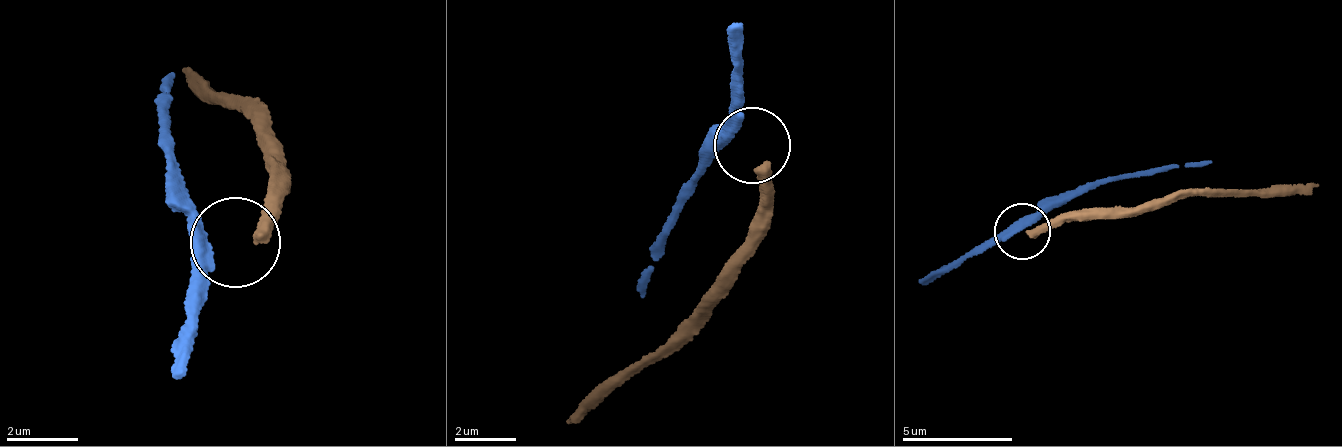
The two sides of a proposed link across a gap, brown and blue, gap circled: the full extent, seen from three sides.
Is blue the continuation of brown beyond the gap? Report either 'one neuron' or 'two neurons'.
two neurons

